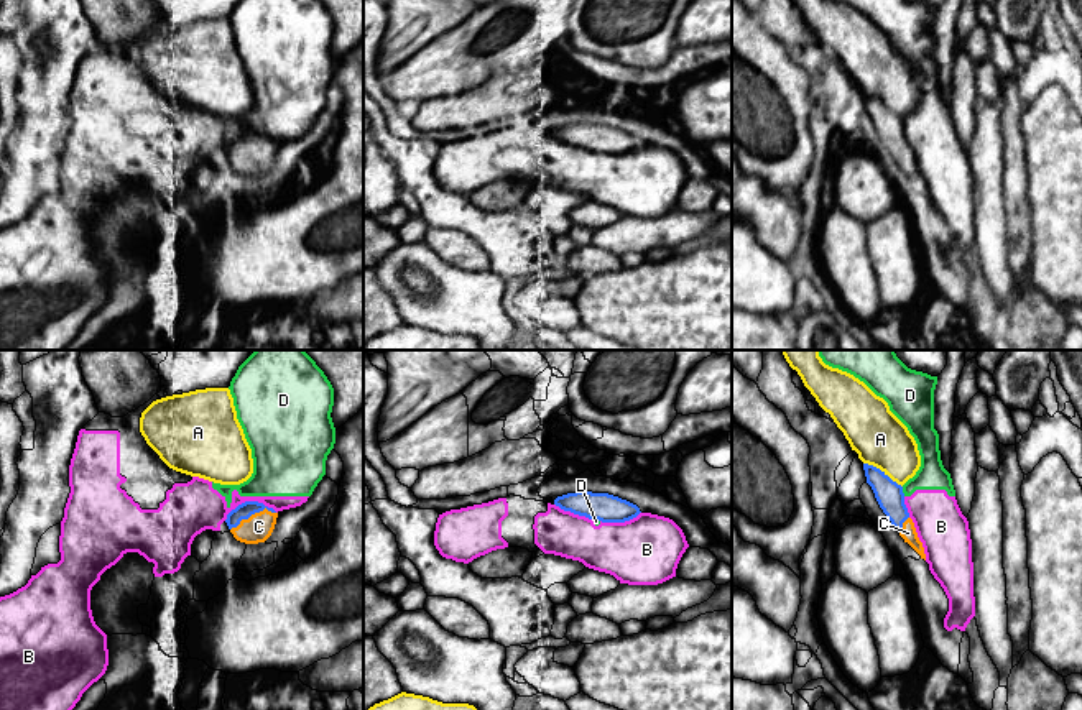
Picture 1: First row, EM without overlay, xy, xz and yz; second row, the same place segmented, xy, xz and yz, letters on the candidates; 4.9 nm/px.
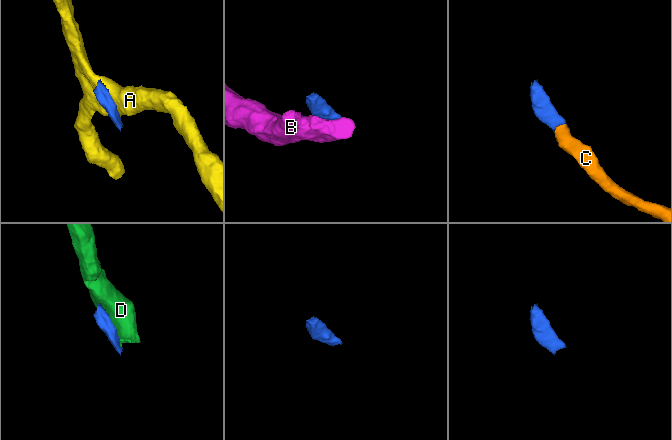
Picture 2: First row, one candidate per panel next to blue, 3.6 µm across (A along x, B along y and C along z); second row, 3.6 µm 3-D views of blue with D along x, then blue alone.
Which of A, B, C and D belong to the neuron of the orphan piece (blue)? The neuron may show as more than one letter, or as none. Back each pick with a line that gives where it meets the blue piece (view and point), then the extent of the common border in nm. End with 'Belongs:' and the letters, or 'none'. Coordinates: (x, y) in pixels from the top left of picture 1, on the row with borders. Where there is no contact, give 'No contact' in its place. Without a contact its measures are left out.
C: Touches blue at xy (252, 513). Shared border 240 nm
Belongs: C

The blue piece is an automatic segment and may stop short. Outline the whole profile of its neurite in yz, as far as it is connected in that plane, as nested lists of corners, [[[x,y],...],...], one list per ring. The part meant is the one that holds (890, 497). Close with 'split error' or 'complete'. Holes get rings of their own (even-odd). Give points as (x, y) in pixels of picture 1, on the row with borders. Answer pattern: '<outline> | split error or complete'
[[[863,463],[863,470],[867,483],[872,486],[875,498],[886,518],[896,528],[904,542],[908,542],[921,556],[921,559],[926,560],[922,542],[918,537],[914,523],[909,518],[904,505],[903,486],[873,465]]] | split error

